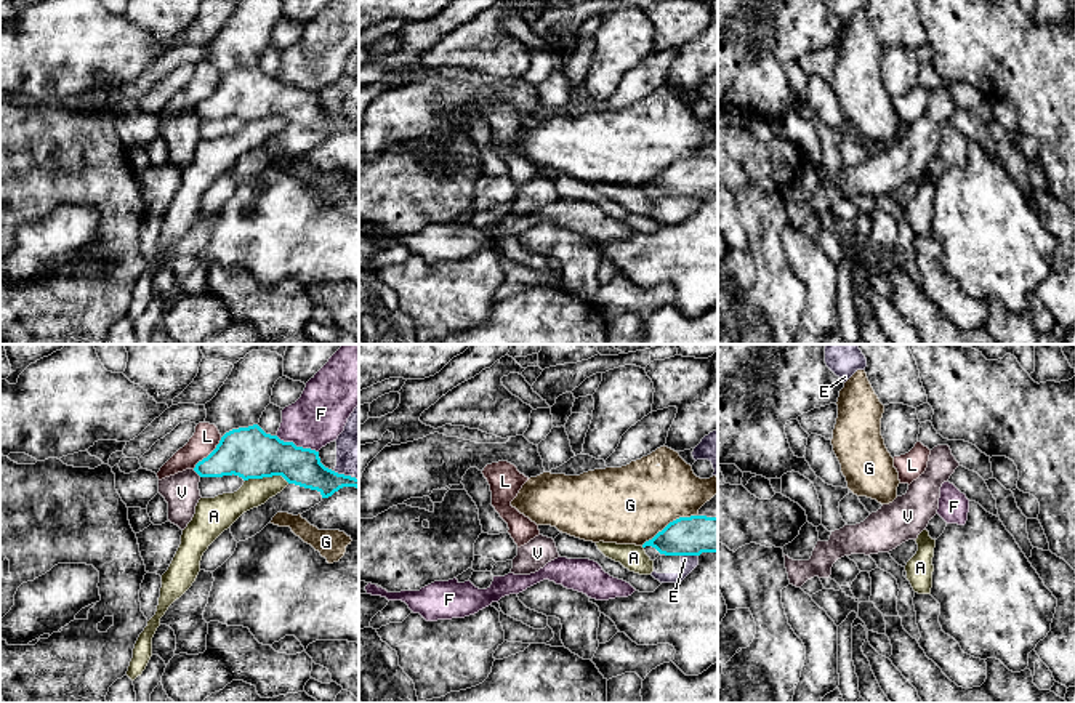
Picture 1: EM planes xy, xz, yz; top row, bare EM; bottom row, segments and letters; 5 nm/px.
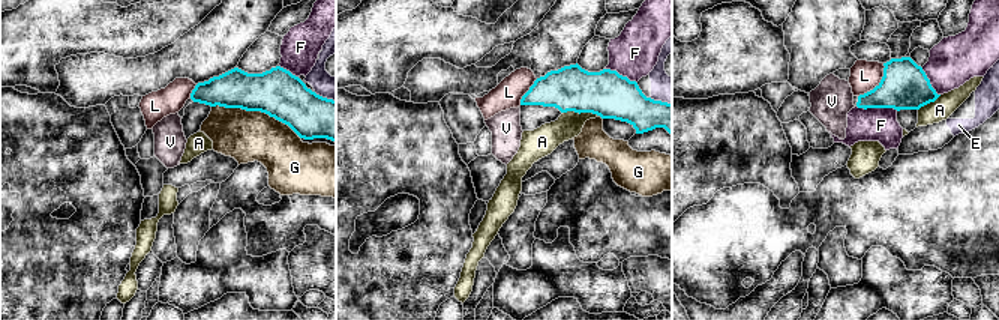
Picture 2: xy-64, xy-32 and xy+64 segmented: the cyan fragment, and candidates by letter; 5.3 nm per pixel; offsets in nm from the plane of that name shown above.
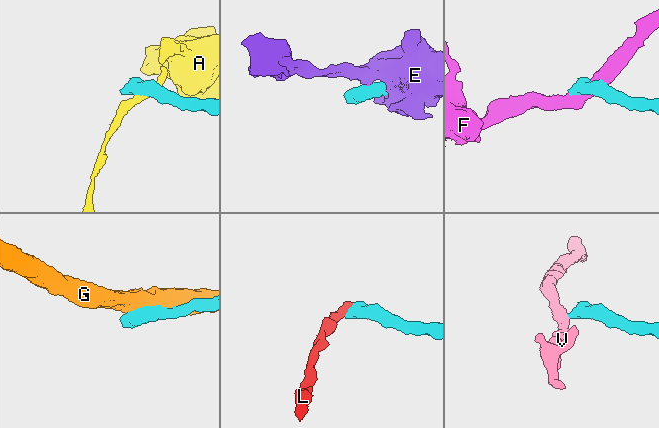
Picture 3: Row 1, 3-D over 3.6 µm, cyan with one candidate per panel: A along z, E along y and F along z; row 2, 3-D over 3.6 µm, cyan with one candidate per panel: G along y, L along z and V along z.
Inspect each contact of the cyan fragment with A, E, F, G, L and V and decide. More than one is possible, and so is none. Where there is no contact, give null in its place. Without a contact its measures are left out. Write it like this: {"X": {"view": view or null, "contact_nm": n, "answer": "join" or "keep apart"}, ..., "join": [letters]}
{"A": {"view": "xy", "contact_nm": 220, "answer": "keep apart"}, "E": {"view": "xz", "contact_nm": 90, "answer": "keep apart"}, "F": {"view": "xy", "contact_nm": 240, "answer": "keep apart"}, "G": {"view": "xz", "contact_nm": 320, "answer": "keep apart"}, "L": {"view": "xy", "contact_nm": 220, "answer": "keep apart"}, "V": {"view": "xy", "contact_nm": 60, "answer": "keep apart"}, "join": []}

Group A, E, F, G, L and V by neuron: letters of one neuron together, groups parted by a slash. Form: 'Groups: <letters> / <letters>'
Groups: A / E / F / G / L / V

